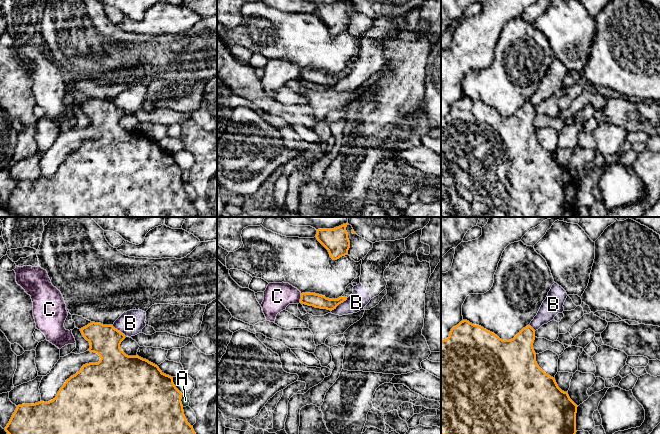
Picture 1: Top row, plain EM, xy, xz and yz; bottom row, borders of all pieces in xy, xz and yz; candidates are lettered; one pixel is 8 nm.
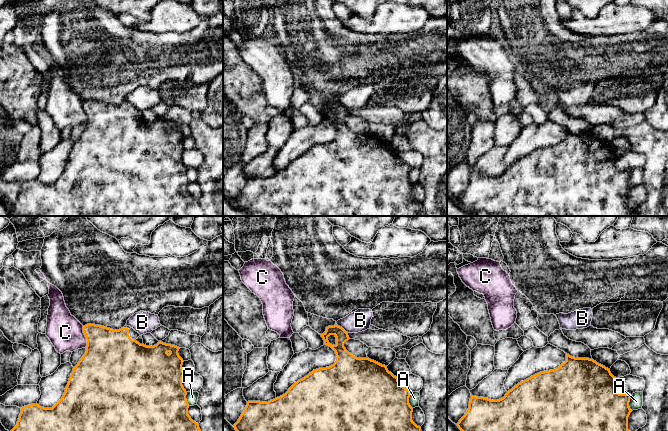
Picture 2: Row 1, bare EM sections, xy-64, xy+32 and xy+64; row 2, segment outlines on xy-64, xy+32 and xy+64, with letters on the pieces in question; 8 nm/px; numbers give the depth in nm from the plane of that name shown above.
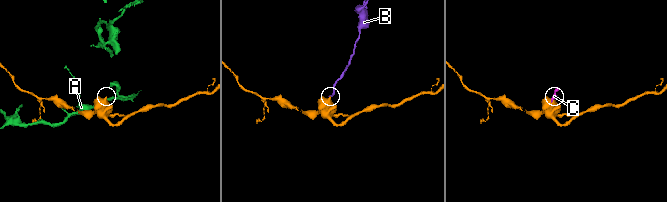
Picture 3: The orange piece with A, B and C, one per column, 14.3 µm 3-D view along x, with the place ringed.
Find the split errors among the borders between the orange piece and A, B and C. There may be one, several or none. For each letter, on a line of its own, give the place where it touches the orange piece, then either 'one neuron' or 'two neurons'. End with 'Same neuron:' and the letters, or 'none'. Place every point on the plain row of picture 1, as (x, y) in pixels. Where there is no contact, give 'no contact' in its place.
A: meets orange in xy at (180, 176); two neurons
B: meets orange in xz at (339, 79); two neurons
C: meets orange in xz at (301, 74); two neurons
Same neuron: none

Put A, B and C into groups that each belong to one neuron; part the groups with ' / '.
A / B / C

